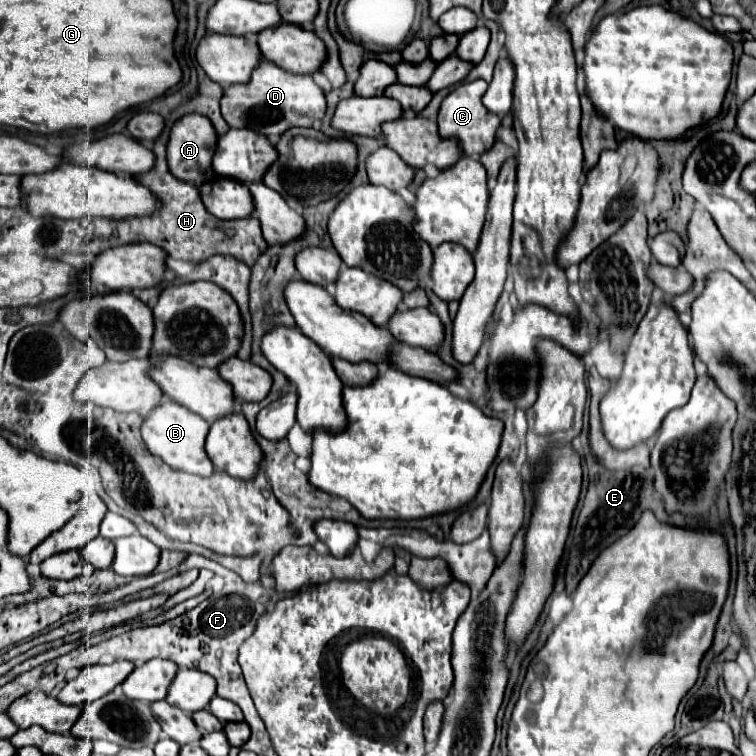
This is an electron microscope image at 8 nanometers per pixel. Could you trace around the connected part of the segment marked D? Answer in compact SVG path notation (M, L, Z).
M261 61L247 83L229 85L223 91L221 113L229 127L251 127L265 137L279 137L291 127L315 127L325 115L325 95L311 75L287 73L269 61Z

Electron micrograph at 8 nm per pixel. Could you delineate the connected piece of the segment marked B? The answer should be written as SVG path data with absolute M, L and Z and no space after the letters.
M163 399L157 409L153 409L149 415L143 417L141 423L141 437L153 455L161 457L173 469L181 469L203 477L213 473L213 463L209 461L203 449L207 433L209 433L209 423L203 417L195 415L193 411L185 409L183 405L171 399Z

